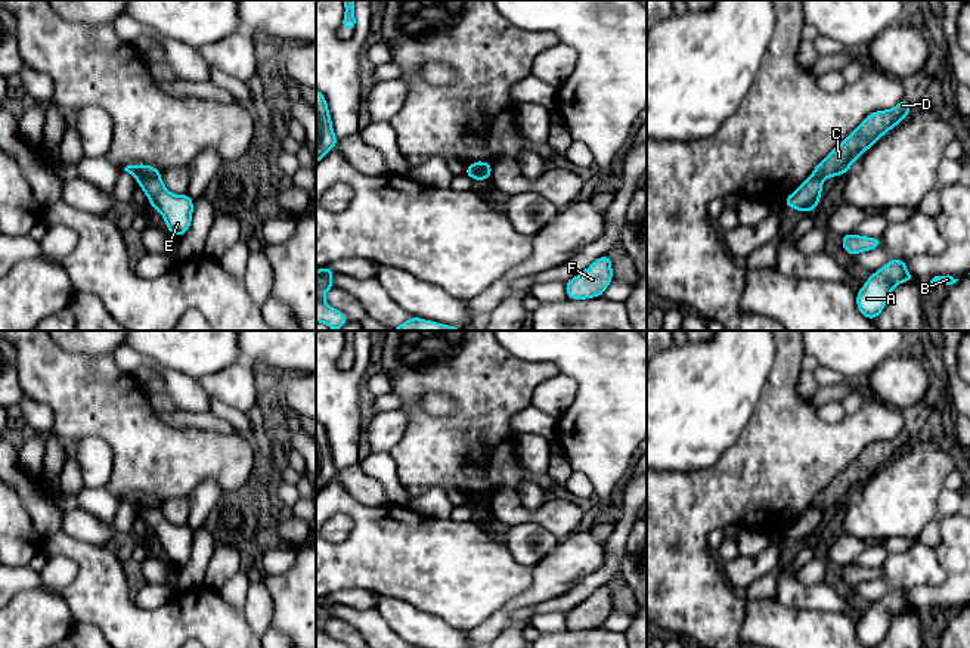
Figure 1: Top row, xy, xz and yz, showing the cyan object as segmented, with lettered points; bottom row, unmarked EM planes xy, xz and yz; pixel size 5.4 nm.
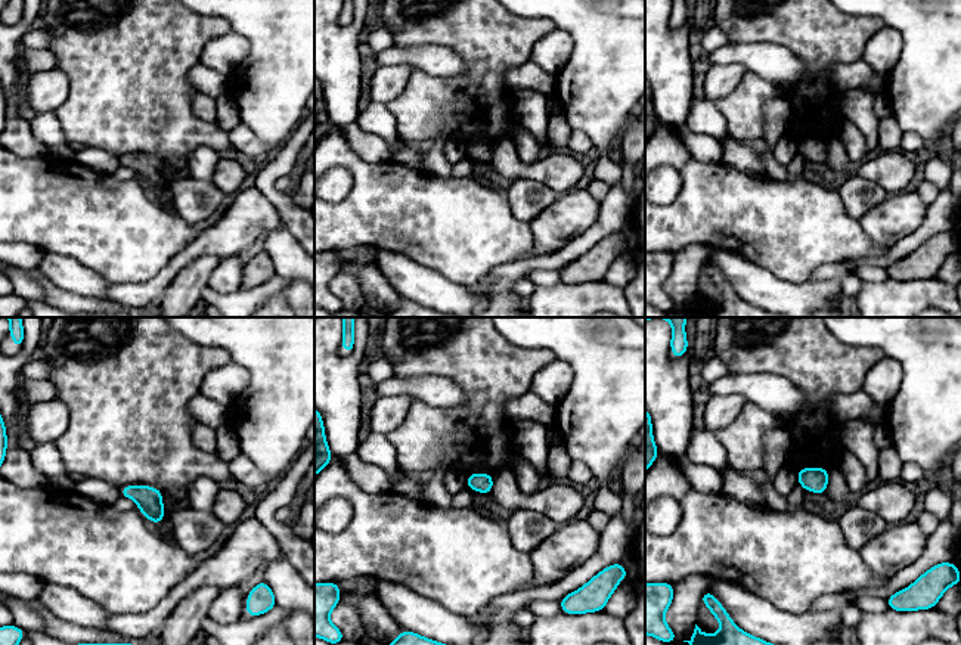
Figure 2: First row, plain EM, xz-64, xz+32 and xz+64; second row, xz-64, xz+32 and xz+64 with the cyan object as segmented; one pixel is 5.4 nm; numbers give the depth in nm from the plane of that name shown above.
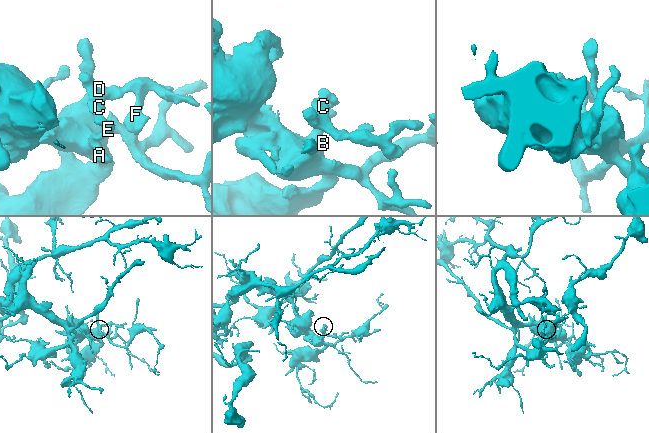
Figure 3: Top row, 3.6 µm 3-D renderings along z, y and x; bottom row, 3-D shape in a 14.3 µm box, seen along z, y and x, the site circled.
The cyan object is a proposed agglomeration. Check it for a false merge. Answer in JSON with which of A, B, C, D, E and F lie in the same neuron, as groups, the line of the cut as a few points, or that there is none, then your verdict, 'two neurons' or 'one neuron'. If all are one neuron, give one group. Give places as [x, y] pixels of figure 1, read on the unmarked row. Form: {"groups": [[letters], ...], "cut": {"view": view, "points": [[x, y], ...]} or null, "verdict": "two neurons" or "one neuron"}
{"groups": [["A", "B", "E"], ["C", "D", "F"]], "cut": {"view": "xy", "points": [[160, 507], [143, 507], [138, 511]]}, "verdict": "two neurons"}

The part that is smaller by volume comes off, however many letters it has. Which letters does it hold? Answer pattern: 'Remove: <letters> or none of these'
Remove: C, D, F

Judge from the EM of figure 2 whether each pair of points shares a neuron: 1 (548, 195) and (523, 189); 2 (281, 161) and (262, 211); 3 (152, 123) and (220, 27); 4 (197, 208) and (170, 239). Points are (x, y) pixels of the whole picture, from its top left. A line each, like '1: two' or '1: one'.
1: one
2: two
3: one
4: two

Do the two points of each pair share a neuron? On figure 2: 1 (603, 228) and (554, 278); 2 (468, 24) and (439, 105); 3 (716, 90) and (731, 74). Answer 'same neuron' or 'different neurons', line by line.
1: different neurons
2: same neuron
3: same neuron

